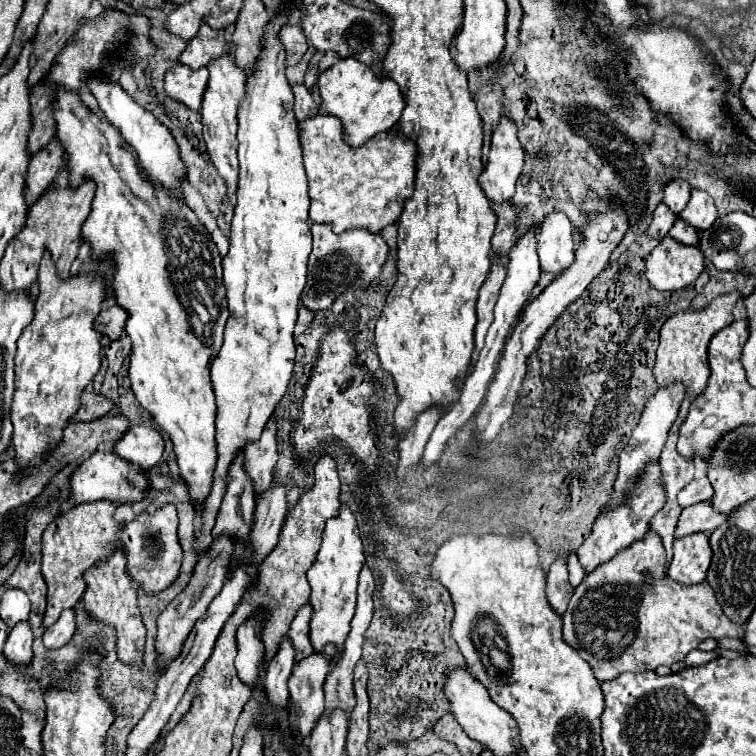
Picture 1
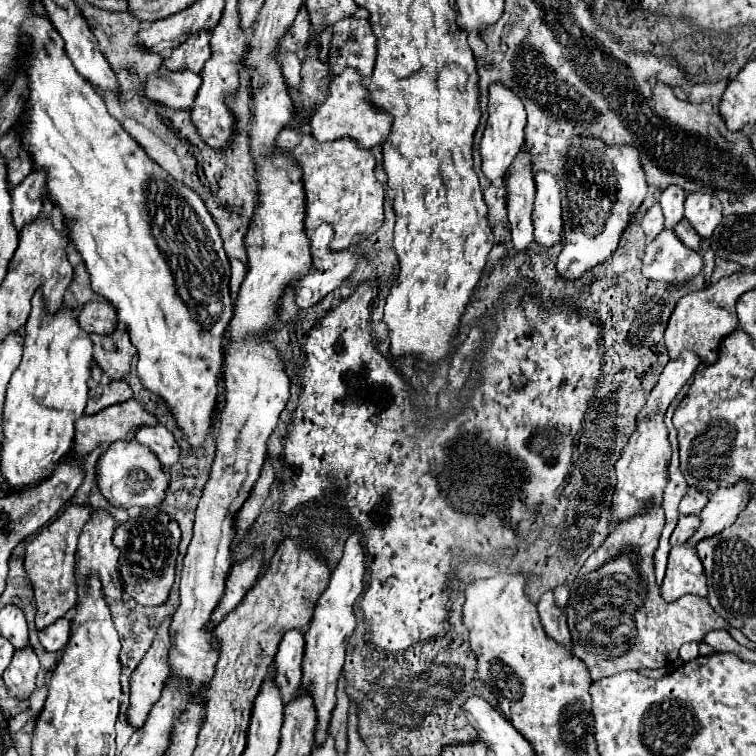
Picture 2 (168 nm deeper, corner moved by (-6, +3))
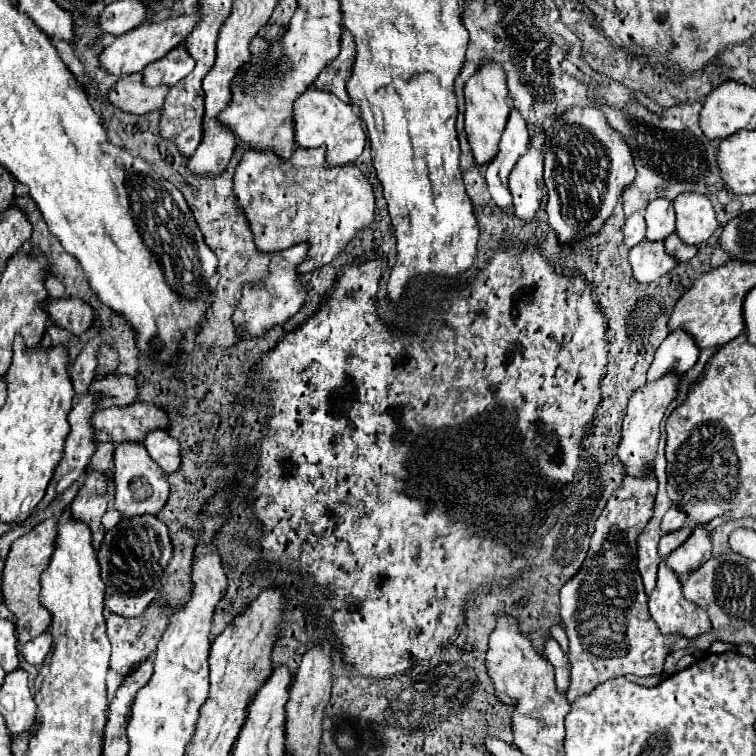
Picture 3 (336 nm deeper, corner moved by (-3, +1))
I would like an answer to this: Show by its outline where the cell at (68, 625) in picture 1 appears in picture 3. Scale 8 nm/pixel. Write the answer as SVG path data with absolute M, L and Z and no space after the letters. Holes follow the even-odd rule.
M41 633L39 637L31 639L29 643L25 643L21 647L21 655L23 655L23 659L27 663L31 663L31 665L37 667L37 665L43 663L45 655L49 653L49 649L51 649L51 635L49 633Z

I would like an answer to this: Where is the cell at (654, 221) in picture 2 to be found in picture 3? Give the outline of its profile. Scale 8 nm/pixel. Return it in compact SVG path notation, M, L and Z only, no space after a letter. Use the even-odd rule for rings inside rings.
M633 213L631 217L625 219L623 235L625 235L625 245L629 249L645 239L645 219L643 219L643 213Z

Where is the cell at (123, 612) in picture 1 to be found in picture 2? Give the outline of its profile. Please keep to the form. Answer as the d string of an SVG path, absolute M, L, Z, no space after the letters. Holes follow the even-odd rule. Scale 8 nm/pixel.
M94 511L90 521L84 525L78 541L78 565L76 571L86 577L86 581L92 575L98 575L102 581L102 593L108 601L124 601L124 587L120 581L120 571L118 571L118 559L120 559L120 549L112 543L114 535L114 517L108 515L106 511Z

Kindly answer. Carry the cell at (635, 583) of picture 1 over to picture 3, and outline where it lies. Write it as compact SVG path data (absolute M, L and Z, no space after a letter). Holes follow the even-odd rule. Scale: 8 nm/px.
M623 477L623 483L609 497L605 509L601 511L595 533L591 537L591 549L579 573L569 579L561 589L561 619L569 637L569 661L571 661L571 685L567 691L567 701L573 703L577 697L587 695L597 685L613 677L623 675L661 675L669 647L677 641L677 635L661 635L655 621L647 611L647 595L643 591L641 575L637 571L637 535L645 529L647 521L653 515L653 497L657 493L657 479L631 479Z

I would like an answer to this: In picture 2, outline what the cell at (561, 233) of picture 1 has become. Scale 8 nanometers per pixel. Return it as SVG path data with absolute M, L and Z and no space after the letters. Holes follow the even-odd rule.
M544 171L534 175L536 201L534 201L534 239L538 245L552 249L562 241L562 207L560 207L560 185Z

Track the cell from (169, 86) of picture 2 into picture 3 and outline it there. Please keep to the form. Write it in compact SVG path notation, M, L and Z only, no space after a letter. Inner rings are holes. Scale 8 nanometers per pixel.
M133 73L123 77L115 87L109 89L107 101L125 113L145 115L149 111L161 109L167 91L169 87L165 85L145 87L141 81L141 73Z

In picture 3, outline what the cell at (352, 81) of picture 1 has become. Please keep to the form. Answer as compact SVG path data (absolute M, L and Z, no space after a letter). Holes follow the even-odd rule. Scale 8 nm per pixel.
M309 89L305 91L293 109L293 131L297 147L325 147L325 167L341 167L353 163L365 149L365 133L361 119L353 113L353 107L337 99L329 91Z

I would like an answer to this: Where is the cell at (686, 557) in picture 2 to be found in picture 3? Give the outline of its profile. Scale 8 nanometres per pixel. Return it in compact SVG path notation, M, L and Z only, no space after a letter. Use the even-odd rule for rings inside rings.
M661 561L659 565L659 579L657 585L653 589L653 593L649 595L649 613L653 617L653 621L657 623L657 629L663 635L671 635L677 633L681 637L697 637L701 633L707 633L711 629L709 617L705 611L701 611L701 607L689 603L683 595L681 595L681 581L679 577L665 565L665 561Z

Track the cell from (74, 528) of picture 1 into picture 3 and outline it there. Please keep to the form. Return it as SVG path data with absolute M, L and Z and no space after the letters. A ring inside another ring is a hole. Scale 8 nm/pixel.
M45 519L43 523L35 525L29 533L15 539L5 559L1 599L3 599L3 605L15 615L15 631L17 631L19 645L25 645L29 639L45 633L49 627L51 615L39 605L39 575L49 563L55 537L57 537L57 519Z

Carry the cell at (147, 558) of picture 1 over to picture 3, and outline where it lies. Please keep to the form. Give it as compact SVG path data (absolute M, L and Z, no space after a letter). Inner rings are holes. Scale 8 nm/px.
M155 515L125 517L103 537L97 561L105 583L105 609L121 617L139 617L151 605L161 587L161 575L171 559L171 539L167 525Z

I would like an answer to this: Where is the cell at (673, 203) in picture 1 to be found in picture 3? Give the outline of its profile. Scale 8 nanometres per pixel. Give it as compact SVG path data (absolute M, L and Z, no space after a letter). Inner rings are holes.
M653 199L645 207L645 223L647 223L647 235L649 241L663 241L675 231L675 211L673 203L669 199Z

